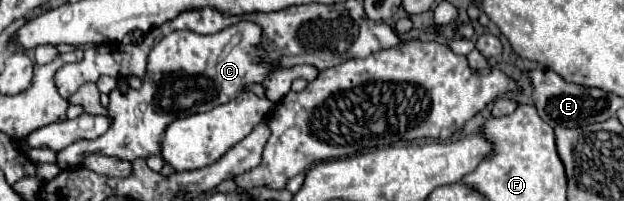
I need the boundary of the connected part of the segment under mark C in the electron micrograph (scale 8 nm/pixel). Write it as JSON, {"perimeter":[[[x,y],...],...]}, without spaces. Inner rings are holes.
{"perimeter":[[[241,21],[215,35],[173,31],[149,53],[141,89],[119,91],[119,87],[115,87],[109,93],[109,131],[95,141],[71,143],[57,153],[57,165],[61,169],[67,169],[67,165],[77,167],[83,157],[93,153],[121,161],[161,157],[161,137],[165,133],[165,125],[181,117],[205,113],[235,99],[245,87],[265,81],[275,67],[277,61],[269,61],[269,57],[261,53],[261,29],[257,29],[251,21]]]}

